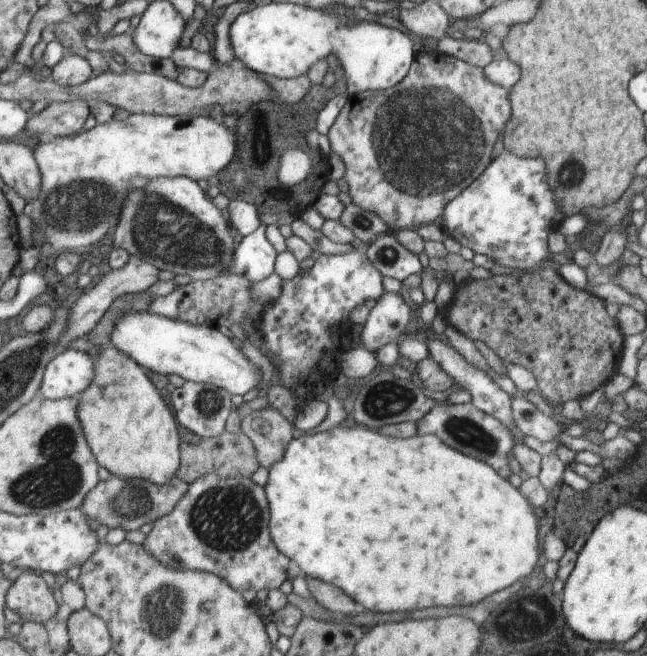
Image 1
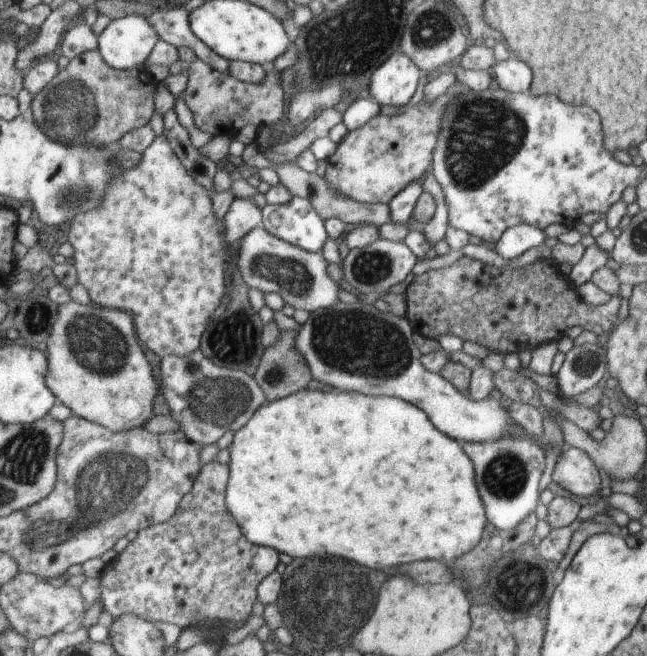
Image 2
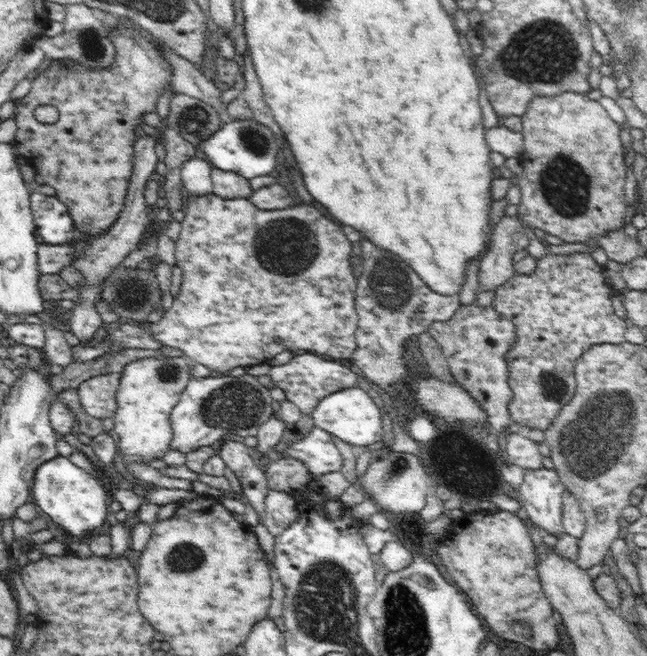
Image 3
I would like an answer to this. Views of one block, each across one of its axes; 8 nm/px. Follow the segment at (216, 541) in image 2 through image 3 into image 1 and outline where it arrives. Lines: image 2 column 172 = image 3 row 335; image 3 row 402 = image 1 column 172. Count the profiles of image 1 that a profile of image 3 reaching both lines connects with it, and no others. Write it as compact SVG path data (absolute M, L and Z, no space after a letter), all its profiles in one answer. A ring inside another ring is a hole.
M214 473L198 477L189 484L186 494L178 506L158 519L142 544L161 563L175 569L206 571L227 580L239 593L245 590L279 589L286 580L290 559L271 542L269 533L269 502L264 487L258 486L251 478L220 478Z

